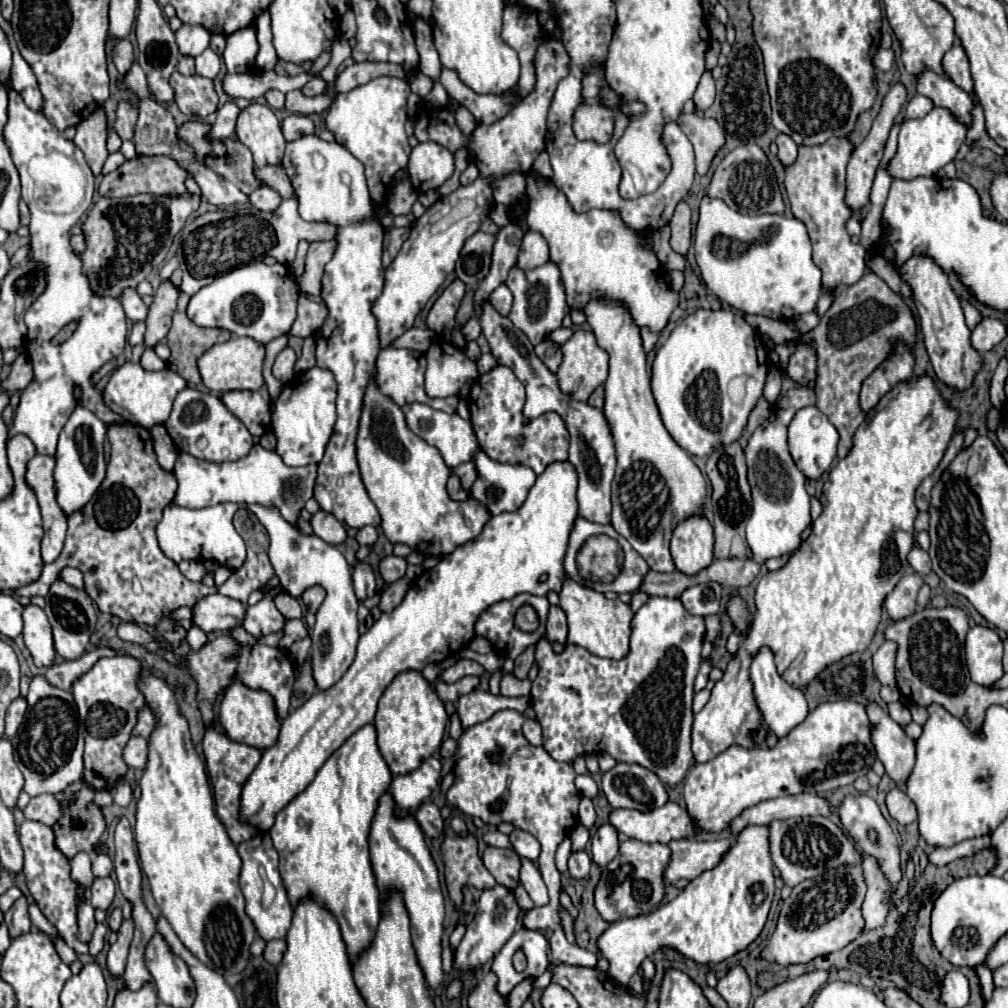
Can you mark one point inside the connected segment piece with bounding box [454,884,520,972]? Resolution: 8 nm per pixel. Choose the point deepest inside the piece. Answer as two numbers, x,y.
497,916

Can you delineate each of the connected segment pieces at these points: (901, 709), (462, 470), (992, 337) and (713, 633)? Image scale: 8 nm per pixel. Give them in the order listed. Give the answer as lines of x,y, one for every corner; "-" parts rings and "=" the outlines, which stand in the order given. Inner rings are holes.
892,702
892,704
888,704
888,712
890,712
890,718
892,718
894,722
898,722
902,728
904,728
906,724
912,722
910,710
908,710
906,706
902,706
900,702
=
474,462
460,464
460,466
456,466
452,472
460,476
460,482
462,482
462,488
464,488
464,490
470,490
472,484
474,484
474,480
476,480
476,476
478,476
478,474
476,474
476,468
474,468
=
984,318
974,330
972,330
972,346
978,352
988,352
992,346
996,346
1006,336
1006,324
1000,320
=
708,616
706,618
706,638
714,642
714,638
720,634
720,620
718,616

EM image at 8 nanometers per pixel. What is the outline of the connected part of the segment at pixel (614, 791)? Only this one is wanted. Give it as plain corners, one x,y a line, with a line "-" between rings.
618,762
602,774
602,790
612,808
652,810
668,802
666,786
658,776
640,764

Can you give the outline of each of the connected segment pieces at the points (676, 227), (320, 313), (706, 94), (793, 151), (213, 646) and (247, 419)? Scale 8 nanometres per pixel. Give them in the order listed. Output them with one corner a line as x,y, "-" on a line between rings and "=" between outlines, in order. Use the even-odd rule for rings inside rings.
680,202
676,206
676,212
670,220
670,228
672,228
670,246
674,252
684,256
690,248
690,208
686,202
=
300,294
300,298
298,298
298,316
296,316
296,322
290,330
290,334
300,336
300,338
318,334
324,320
326,320
326,304
314,302
306,294
=
704,70
702,80
694,92
694,104
696,104
696,114
702,114
706,108
712,106
714,102
714,78
710,70
=
778,134
776,136
776,144
778,144
778,158
784,166
792,164
796,160
798,154
798,146
794,144
794,140
790,140
790,136
786,134
=
222,634
206,642
198,652
188,656
188,666
192,668
198,682
200,712
206,724
210,724
214,718
212,706
216,692
232,682
238,666
238,660
234,660
234,656
238,656
238,642
230,634
=
232,390
222,394
220,398
224,406
244,422
244,426
254,436
262,436
270,428
270,404
260,396
260,392
252,390

